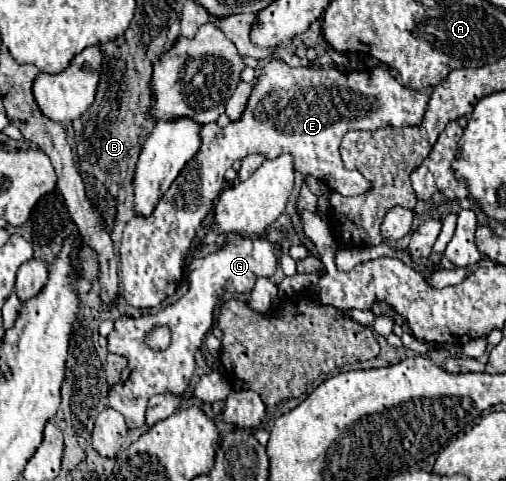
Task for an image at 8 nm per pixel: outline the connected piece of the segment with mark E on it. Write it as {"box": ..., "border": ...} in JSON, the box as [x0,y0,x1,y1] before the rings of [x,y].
{"box":[119,59,429,307],"border":[[[269,59],[269,63],[263,67],[263,73],[257,77],[253,91],[247,99],[245,111],[241,119],[229,121],[223,129],[217,123],[207,123],[201,127],[201,149],[197,155],[187,161],[183,173],[173,181],[171,191],[175,193],[173,199],[167,199],[167,195],[161,197],[157,203],[153,215],[149,219],[131,219],[123,231],[121,247],[119,247],[119,281],[123,287],[123,299],[133,307],[157,307],[161,301],[165,301],[169,295],[175,293],[177,285],[181,283],[183,269],[185,269],[185,255],[191,247],[191,241],[201,227],[201,221],[213,207],[213,199],[221,193],[221,185],[225,181],[225,171],[239,159],[243,159],[249,153],[261,153],[265,159],[275,159],[281,153],[293,153],[295,157],[295,171],[303,175],[313,175],[319,181],[325,181],[333,191],[353,197],[361,195],[371,189],[371,183],[359,173],[349,171],[343,167],[343,161],[339,159],[339,143],[341,137],[347,131],[353,129],[365,129],[373,131],[379,127],[401,127],[411,125],[419,127],[425,115],[429,103],[429,95],[413,91],[405,85],[401,85],[389,69],[375,67],[371,71],[353,71],[353,73],[341,73],[335,67],[289,67],[283,59]]]}

